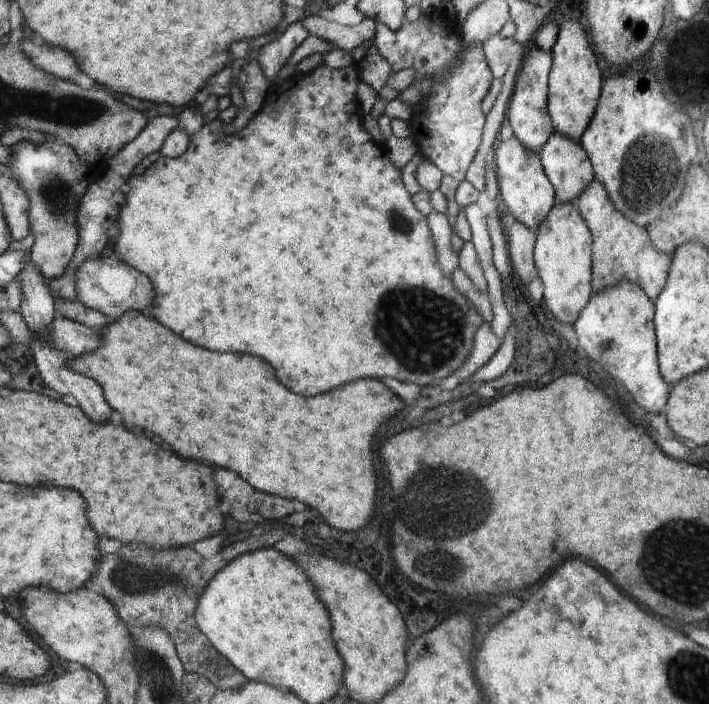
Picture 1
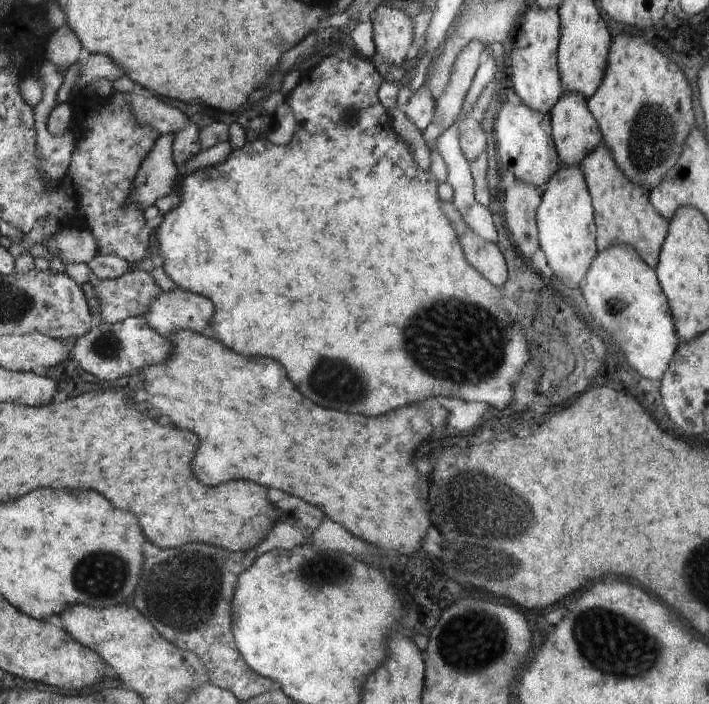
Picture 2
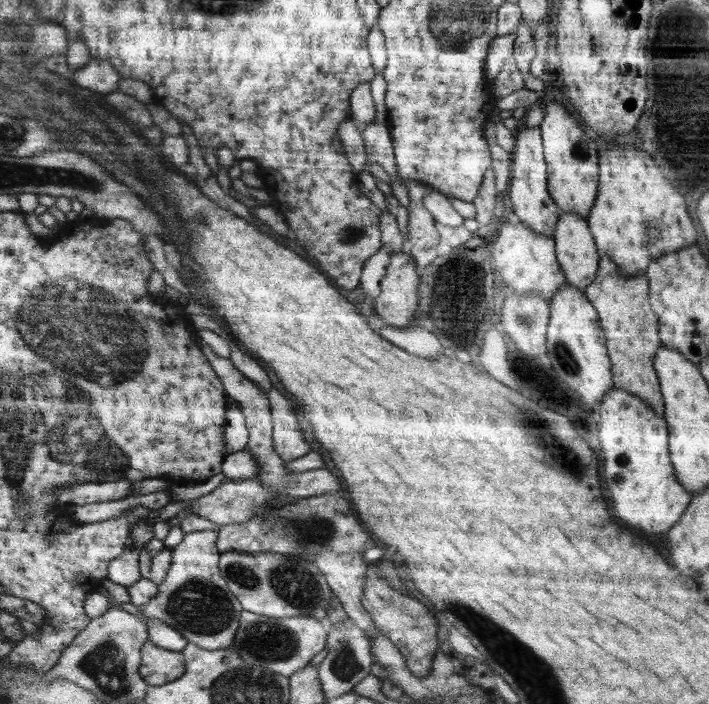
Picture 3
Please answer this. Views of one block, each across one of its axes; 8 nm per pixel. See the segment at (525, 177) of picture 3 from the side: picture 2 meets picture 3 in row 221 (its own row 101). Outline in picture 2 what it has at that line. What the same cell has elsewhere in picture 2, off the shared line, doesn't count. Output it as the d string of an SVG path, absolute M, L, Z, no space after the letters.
M531 6L516 25L512 40L507 47L512 60L511 76L514 90L522 104L540 114L549 114L565 92L557 62L560 27L558 10L540 10L536 6Z

